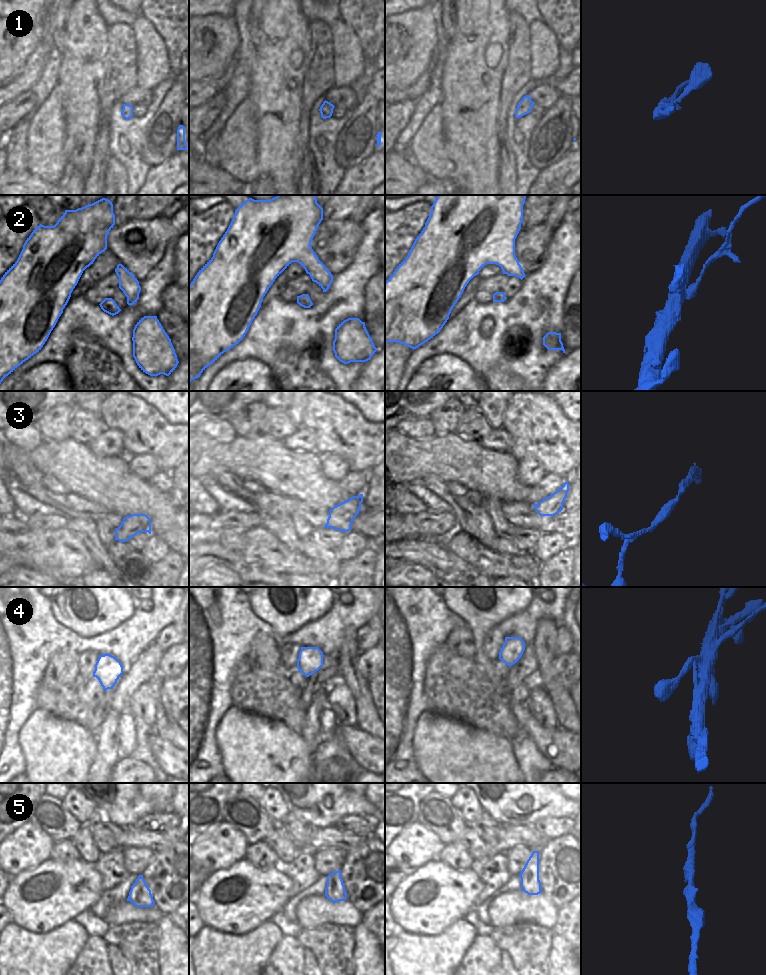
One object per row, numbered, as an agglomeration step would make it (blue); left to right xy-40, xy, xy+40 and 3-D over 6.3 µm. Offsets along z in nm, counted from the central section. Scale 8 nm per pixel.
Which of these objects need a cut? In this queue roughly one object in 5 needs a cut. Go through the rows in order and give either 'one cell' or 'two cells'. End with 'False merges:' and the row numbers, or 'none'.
1: one cell
2: two cells
3: one cell
4: one cell
5: one cell
False merges: 2

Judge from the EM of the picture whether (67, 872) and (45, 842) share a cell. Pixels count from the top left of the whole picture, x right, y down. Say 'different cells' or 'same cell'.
different cells

